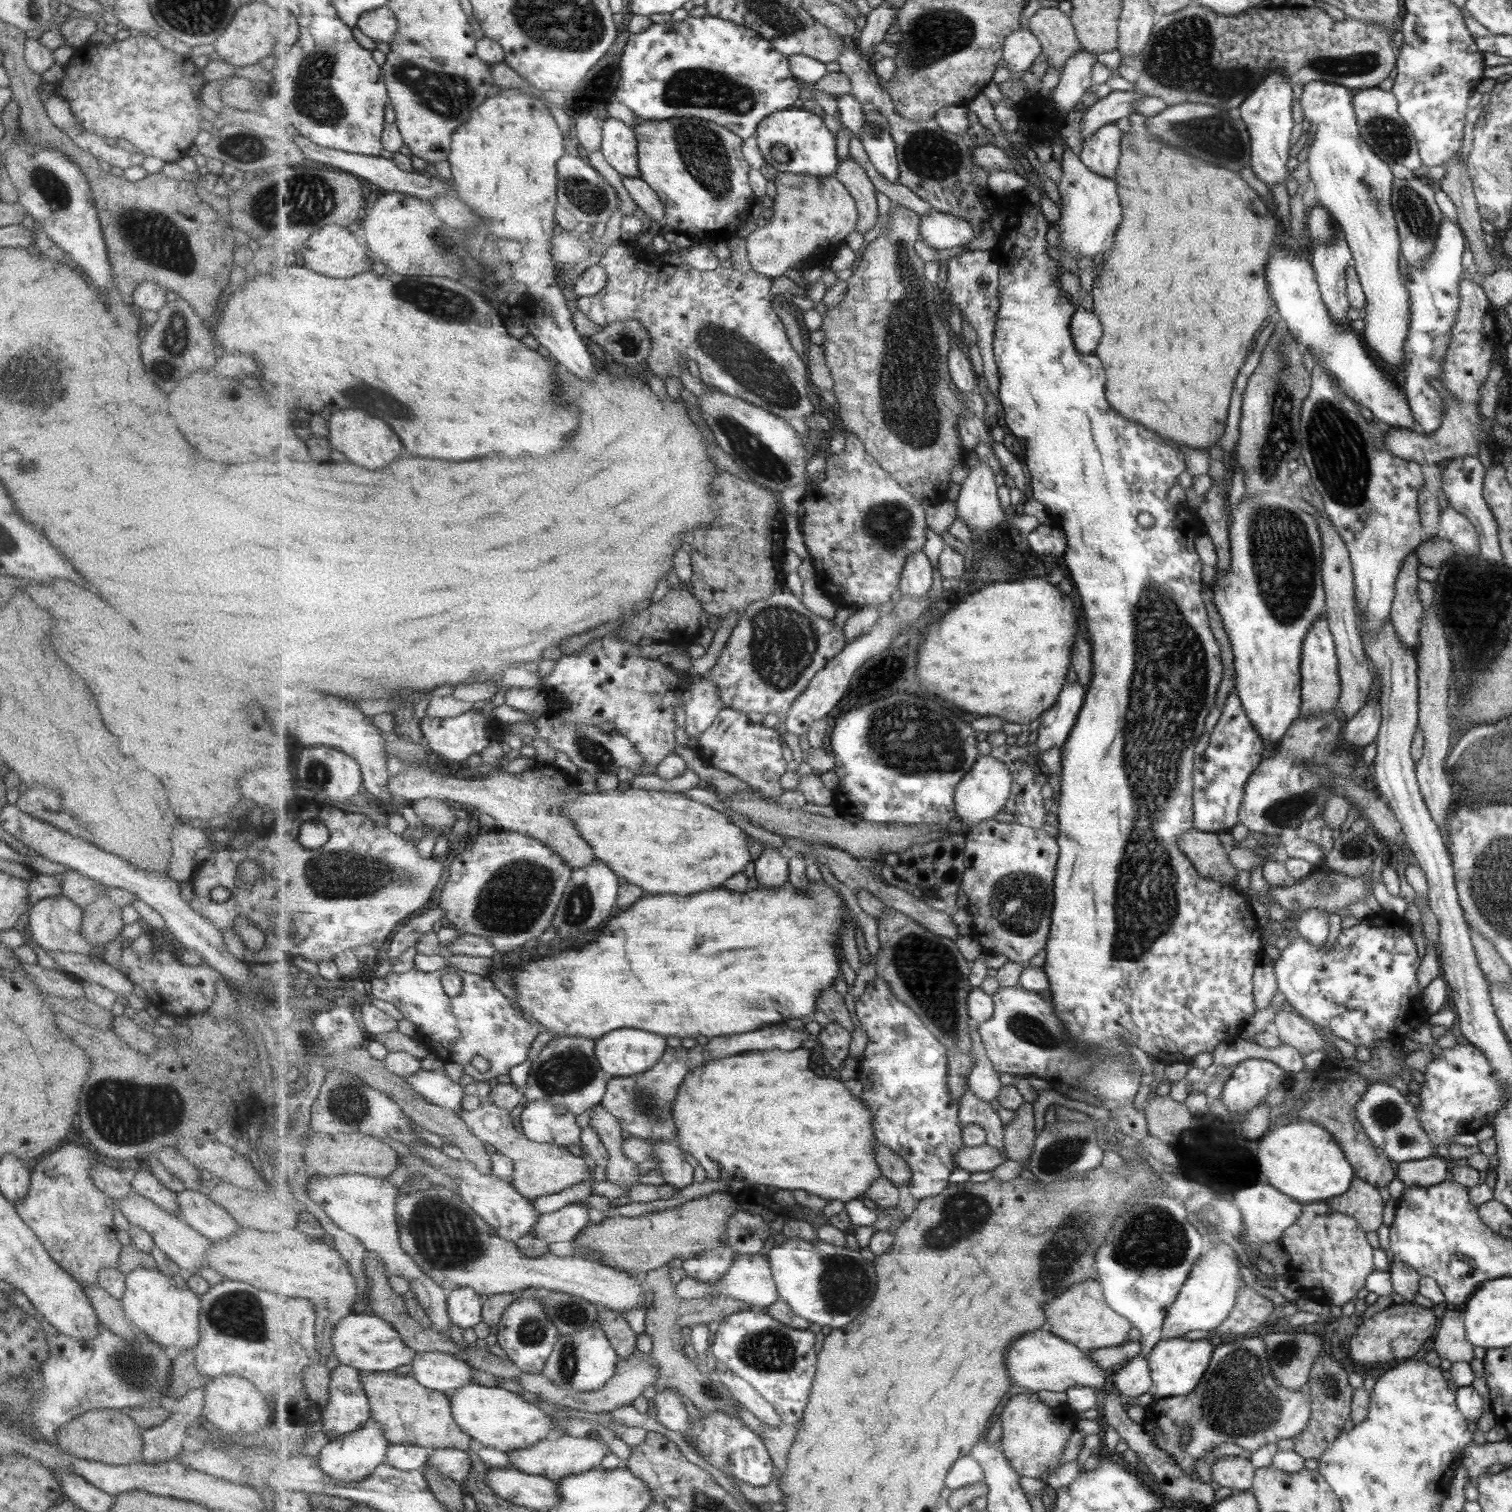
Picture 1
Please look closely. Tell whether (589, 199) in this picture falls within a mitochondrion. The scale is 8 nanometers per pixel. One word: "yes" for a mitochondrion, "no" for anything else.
yes

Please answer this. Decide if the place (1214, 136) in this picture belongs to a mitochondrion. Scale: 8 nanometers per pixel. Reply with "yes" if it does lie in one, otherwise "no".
yes

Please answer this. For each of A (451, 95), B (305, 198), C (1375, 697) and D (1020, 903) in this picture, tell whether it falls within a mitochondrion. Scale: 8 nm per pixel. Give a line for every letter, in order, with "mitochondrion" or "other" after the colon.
A: mitochondrion
B: mitochondrion
C: other
D: mitochondrion

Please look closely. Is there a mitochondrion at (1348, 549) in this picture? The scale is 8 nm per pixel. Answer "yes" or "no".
no

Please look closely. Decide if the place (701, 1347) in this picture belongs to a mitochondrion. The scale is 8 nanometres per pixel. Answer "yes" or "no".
no

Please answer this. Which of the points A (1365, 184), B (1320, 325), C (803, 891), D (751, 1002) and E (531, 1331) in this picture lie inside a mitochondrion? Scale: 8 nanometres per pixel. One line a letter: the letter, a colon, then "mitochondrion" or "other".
A: mitochondrion
B: other
C: other
D: mitochondrion
E: mitochondrion

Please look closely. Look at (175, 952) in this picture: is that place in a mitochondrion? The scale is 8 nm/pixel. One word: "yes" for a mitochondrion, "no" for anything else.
no

